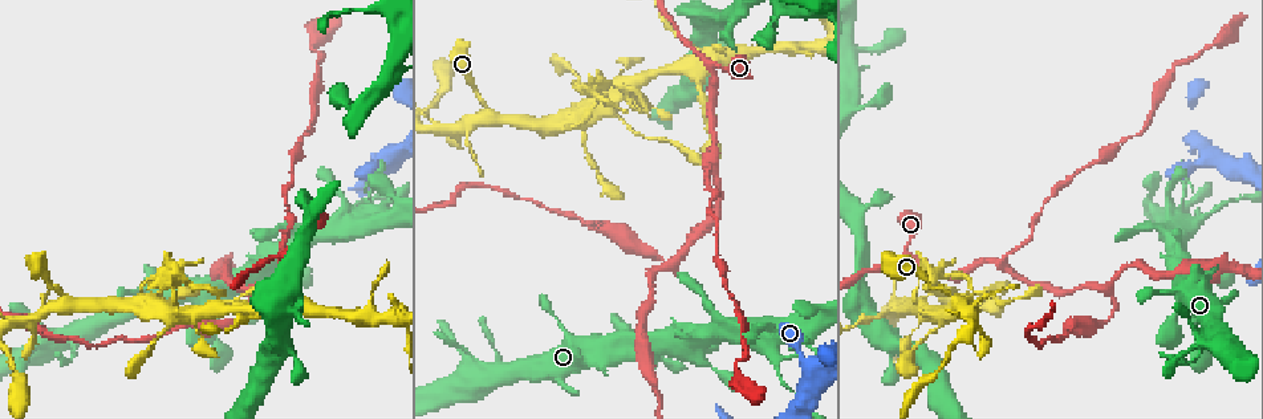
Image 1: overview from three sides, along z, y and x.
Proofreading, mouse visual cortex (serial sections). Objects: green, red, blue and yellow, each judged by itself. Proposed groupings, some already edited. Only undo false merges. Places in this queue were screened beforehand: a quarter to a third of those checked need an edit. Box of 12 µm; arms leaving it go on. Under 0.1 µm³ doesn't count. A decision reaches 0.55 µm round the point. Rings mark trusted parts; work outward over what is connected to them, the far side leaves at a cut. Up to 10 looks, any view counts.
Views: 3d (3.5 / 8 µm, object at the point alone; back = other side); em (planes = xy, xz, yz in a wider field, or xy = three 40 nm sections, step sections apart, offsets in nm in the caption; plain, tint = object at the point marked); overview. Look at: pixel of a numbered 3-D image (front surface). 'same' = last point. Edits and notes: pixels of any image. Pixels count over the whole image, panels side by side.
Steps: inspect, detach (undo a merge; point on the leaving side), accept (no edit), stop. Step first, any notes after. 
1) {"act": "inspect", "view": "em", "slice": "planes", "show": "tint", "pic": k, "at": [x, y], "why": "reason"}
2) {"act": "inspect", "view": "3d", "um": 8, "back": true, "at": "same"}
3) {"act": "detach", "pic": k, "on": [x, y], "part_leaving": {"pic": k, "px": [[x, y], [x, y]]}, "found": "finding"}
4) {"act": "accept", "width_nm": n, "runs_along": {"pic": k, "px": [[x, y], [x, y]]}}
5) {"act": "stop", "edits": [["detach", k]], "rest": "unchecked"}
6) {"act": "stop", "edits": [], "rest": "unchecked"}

{"act": "inspect", "view": "3d", "um": 3.5, "pic": 1, "at": [1187, 224], "why": "three-way junction"}

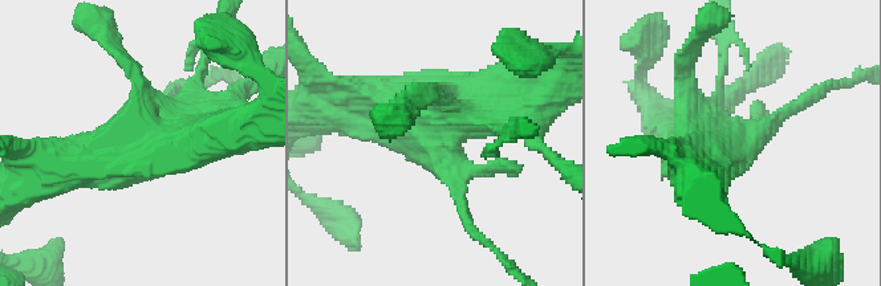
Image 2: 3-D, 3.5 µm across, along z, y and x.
{"act": "inspect", "view": "em", "slice": "planes", "show": "tint", "pic": 2, "at": [736, 141], "why": "now the EM"}

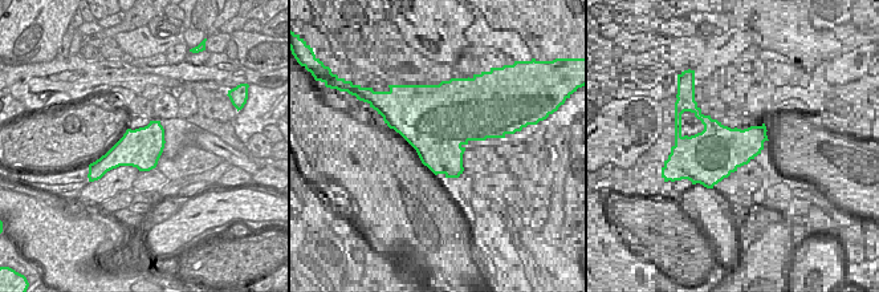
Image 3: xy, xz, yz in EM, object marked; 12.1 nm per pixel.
{"act": "accept", "runs_along": {"pic": 2, "px": [[60, 175], [105, 155], [219, 135]]}, "found": "continuous, no second cell"}

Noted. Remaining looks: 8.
{"act": "inspect", "view": "3d", "um": 3.5, "pic": 1, "at": [712, 61], "why": "three-way junction"}

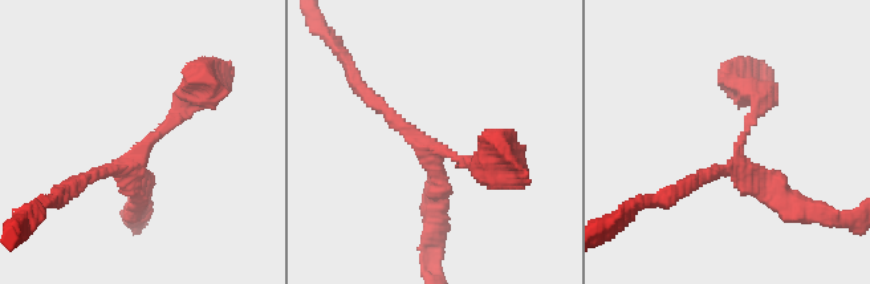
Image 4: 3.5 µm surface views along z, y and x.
{"act": "inspect", "view": "em", "slice": "xy", "step": 1, "show": "plain", "pic": 4, "at": [433, 153]}

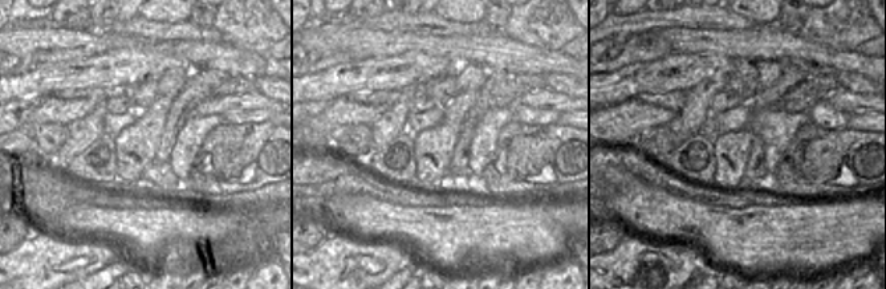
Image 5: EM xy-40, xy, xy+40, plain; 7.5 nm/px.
{"act": "inspect", "view": "em", "slice": "xy", "step": 1, "show": "tint", "at": "same", "why": "with the object marked"}

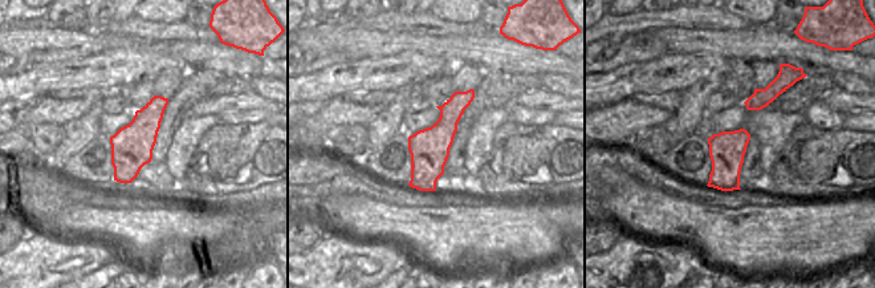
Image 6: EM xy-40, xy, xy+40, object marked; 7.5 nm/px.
{"act": "accept", "arms": 3, "arm_widths_nm": [200, 200, 200], "runs_along": {"pic": 6, "px": [[471, 93], [450, 114], [412, 183]]}, "found": "one cell here"}

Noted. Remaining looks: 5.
{"act": "inspect", "view": "3d", "um": 8, "pic": 1, "at": [1000, 262], "why": "arms part here"}

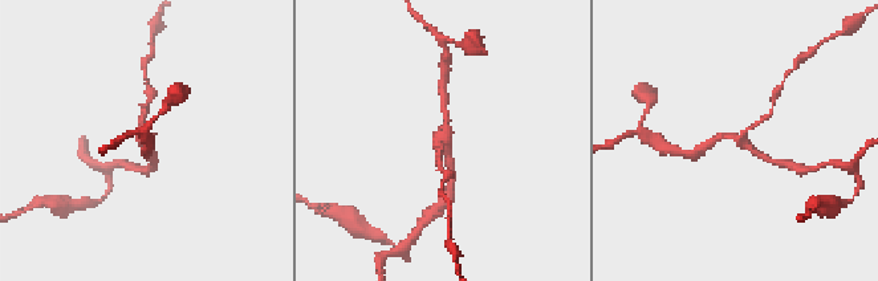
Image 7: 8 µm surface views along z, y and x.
{"act": "inspect", "view": "3d", "um": 3.5, "pic": 7, "at": [448, 135], "why": "zoom in"}

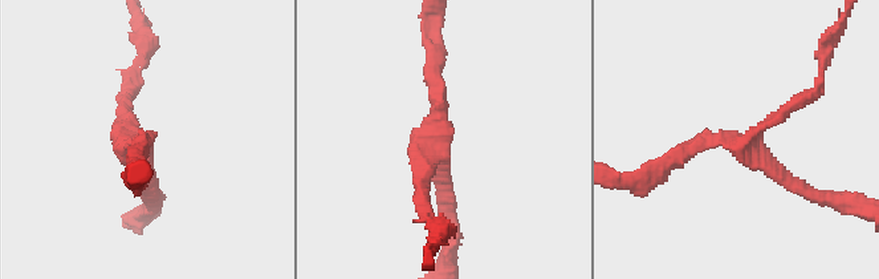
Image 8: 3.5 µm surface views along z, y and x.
{"act": "inspect", "view": "em", "slice": "xy", "step": 5, "show": "tint", "pic": 8, "at": [145, 139], "arms": 3, "arm_widths_nm": [150, 150, 200], "why": "now the EM"}

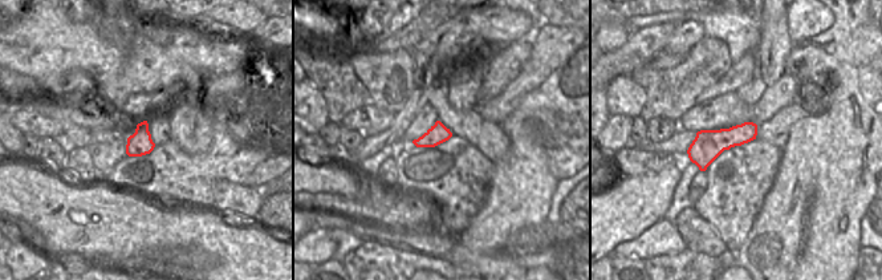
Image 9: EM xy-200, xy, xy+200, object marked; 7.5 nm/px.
{"act": "accept", "runs_along": {"pic": 8, "px": [[659, 170], [740, 138], [805, 191]]}, "found": "continuous, no second cell"}

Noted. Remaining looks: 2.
{"act": "inspect", "view": "3d", "um": 3.5, "pic": 1, "at": [246, 289], "why": "a fork"}

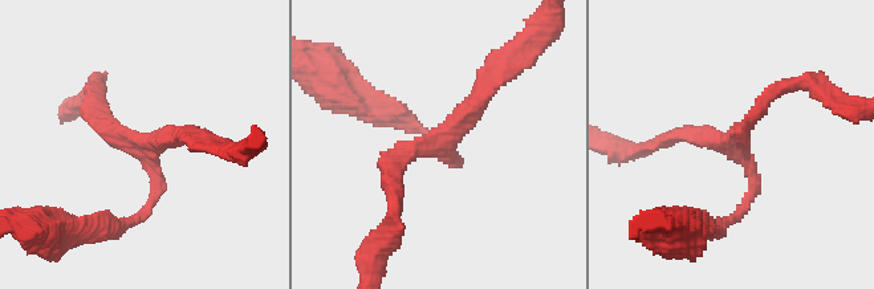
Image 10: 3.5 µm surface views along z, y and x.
{"act": "inspect", "view": "em", "slice": "xy", "step": 3, "show": "tint", "pic": 10, "at": [724, 140], "arms": 3, "arm_widths_nm": [150, 200, 200], "why": "shape alone is not enough"}

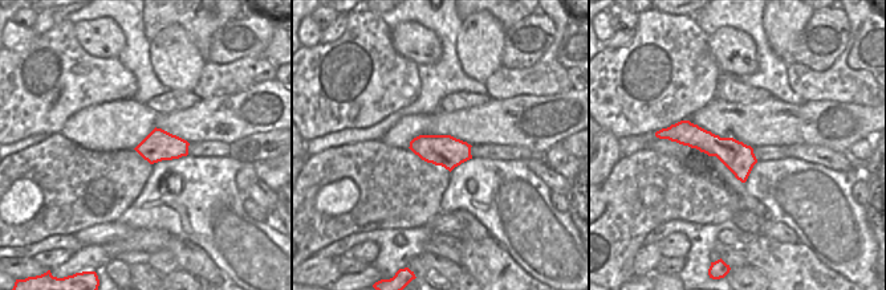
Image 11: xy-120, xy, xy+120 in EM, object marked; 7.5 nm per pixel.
{"act": "accept", "runs_along": {"pic": 11, "px": [[671, 133], [690, 134], [752, 160]]}, "found": "one cell here"}

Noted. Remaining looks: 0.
{"act": "stop", "edits": [], "rest": "unchecked"}

